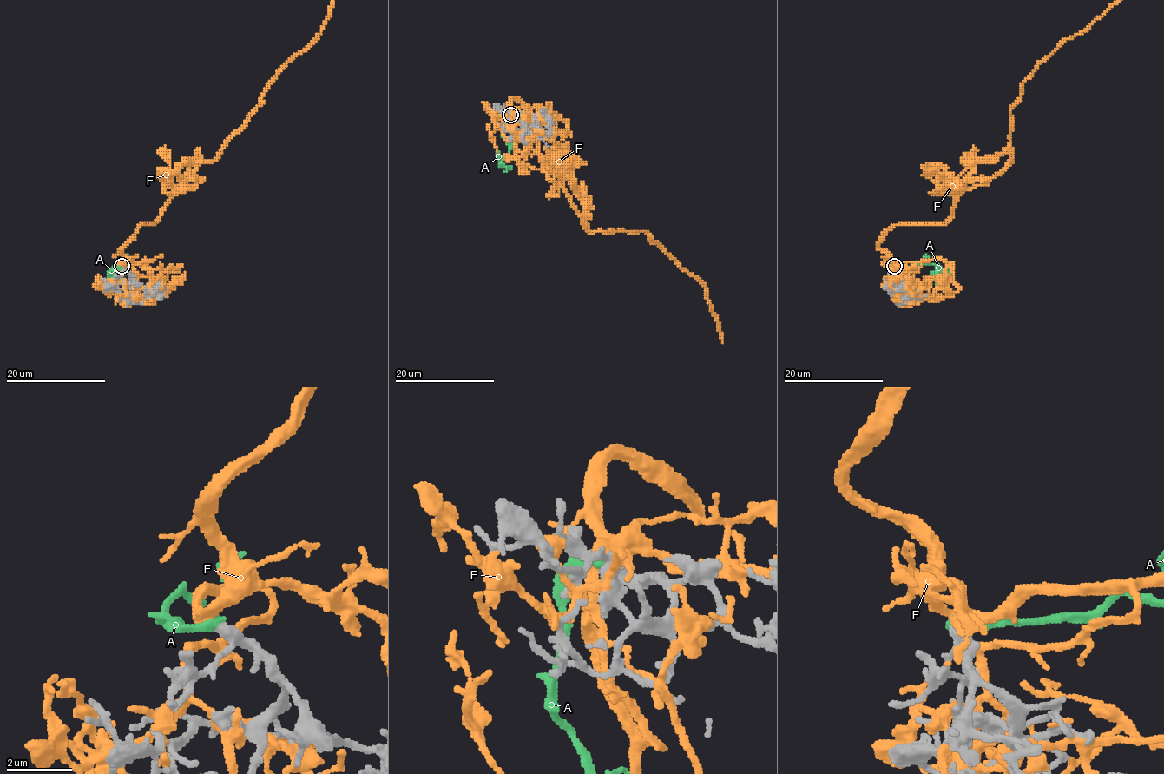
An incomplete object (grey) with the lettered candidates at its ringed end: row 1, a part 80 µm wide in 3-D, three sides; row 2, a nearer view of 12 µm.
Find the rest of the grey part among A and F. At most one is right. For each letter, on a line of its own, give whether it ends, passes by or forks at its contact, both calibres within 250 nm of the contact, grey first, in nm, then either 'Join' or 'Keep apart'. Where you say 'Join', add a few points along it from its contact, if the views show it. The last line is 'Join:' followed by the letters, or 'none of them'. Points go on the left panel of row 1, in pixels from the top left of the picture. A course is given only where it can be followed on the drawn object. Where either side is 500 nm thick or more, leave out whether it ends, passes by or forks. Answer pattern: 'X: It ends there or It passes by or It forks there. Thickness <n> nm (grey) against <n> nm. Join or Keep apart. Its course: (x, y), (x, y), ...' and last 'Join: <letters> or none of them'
A: It ends there. Thickness 320 nm (grey) against 280 nm. Keep apart
F: It forks there. Thickness 320 nm (grey) against 240 nm. Keep apart
Join: none of them

